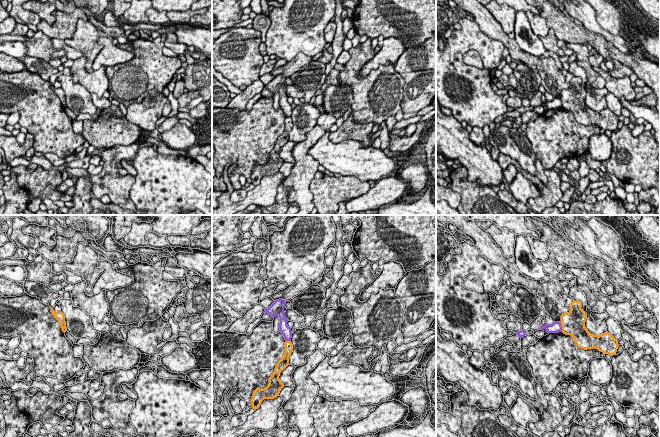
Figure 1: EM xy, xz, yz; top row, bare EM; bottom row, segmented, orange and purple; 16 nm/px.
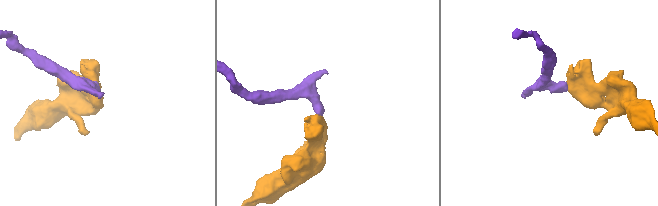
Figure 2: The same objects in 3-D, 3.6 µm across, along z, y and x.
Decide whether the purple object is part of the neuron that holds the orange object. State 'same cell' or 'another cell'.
another cell

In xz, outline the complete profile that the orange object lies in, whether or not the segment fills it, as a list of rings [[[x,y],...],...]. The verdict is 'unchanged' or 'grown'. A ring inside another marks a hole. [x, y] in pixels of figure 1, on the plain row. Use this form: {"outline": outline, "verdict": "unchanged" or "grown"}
{"outline": [[[291,117],[285,118],[285,130],[278,137],[275,147],[269,154],[269,160],[266,164],[260,165],[257,164],[254,167],[254,170],[251,175],[252,184],[258,185],[264,175],[274,175],[279,172],[281,165],[284,163],[284,160],[280,157],[280,149],[289,141],[289,132],[293,128],[293,121]]], "verdict": "unchanged"}

